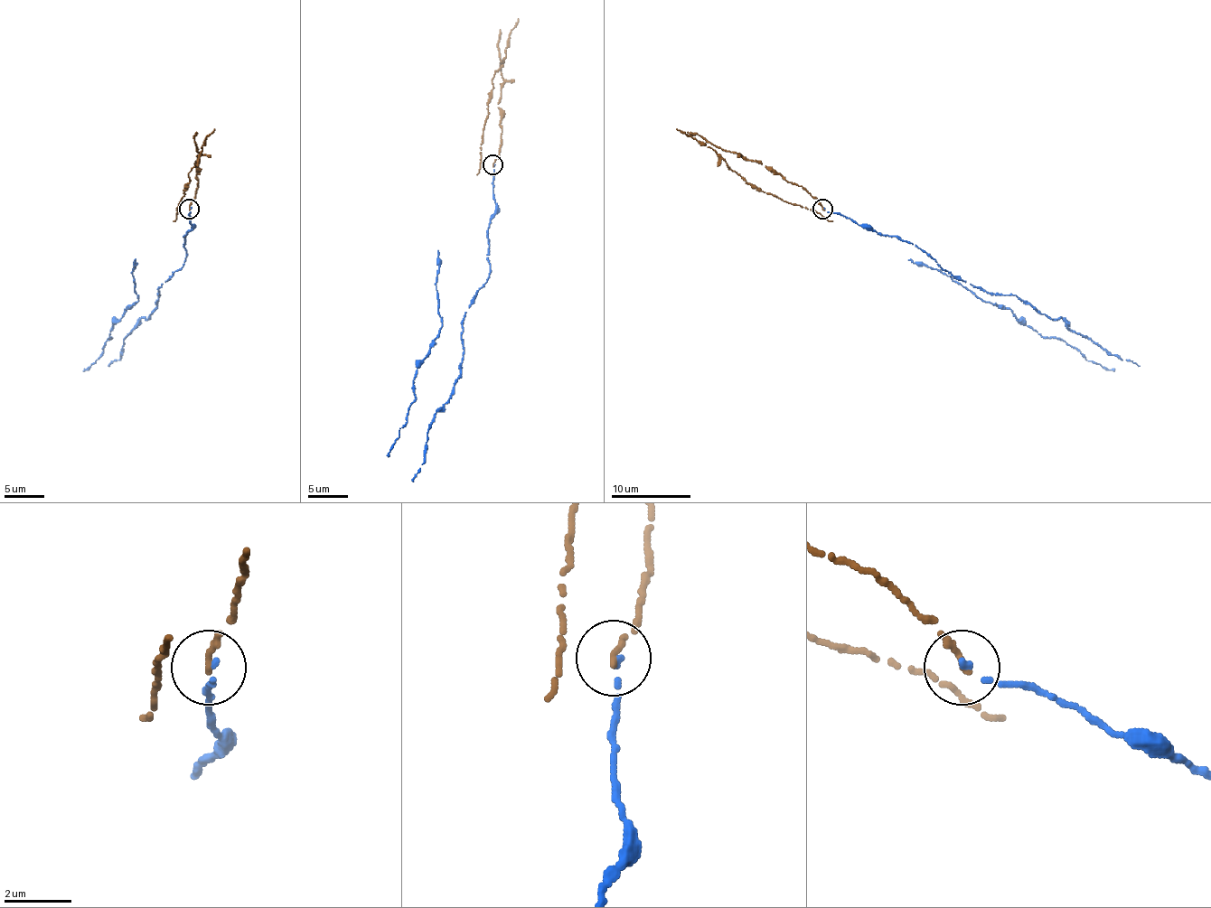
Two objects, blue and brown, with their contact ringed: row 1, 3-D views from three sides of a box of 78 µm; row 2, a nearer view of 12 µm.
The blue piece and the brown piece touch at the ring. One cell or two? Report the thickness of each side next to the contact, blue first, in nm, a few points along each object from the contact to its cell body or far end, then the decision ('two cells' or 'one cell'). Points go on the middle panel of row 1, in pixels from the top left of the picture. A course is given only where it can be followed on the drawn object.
calibres 160 and 180 nm; course blue (493, 165), (489, 276), (464, 317), (461, 373), (436, 413), (426, 461), (411, 481); course brown (493, 165), (502, 143), (502, 115), (497, 103), (503, 81), (503, 59), (493, 75), (477, 175); one cell

